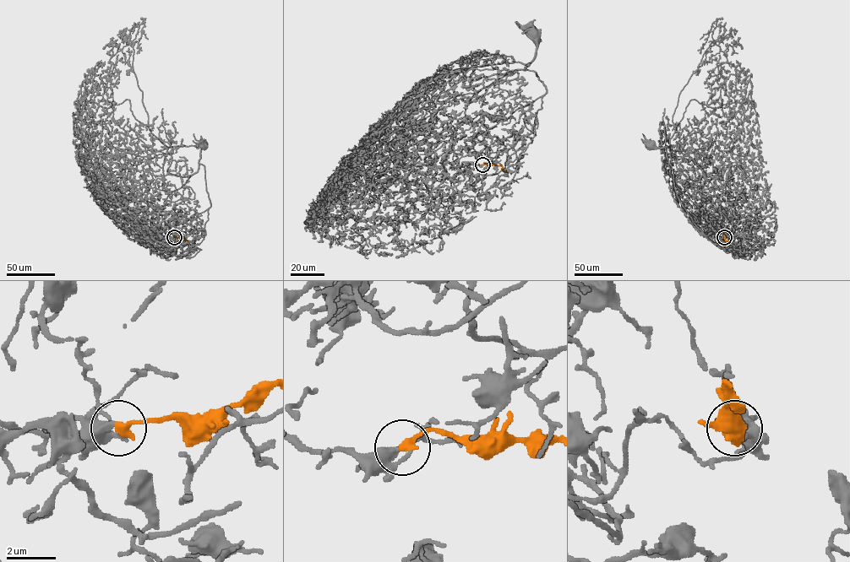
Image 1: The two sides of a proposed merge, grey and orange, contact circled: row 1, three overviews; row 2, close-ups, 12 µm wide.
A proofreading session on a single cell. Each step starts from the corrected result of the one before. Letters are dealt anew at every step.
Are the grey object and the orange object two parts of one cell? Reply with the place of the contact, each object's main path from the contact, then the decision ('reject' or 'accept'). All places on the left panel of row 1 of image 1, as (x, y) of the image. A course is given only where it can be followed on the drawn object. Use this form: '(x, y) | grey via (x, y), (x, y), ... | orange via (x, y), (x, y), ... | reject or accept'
(174, 237) | grey via (174, 237), (169, 236), (164, 240), (159, 236), (158, 215), (166, 197), (198, 170), (204, 145) | orange via (174, 237), (180, 235), (187, 241) | accept

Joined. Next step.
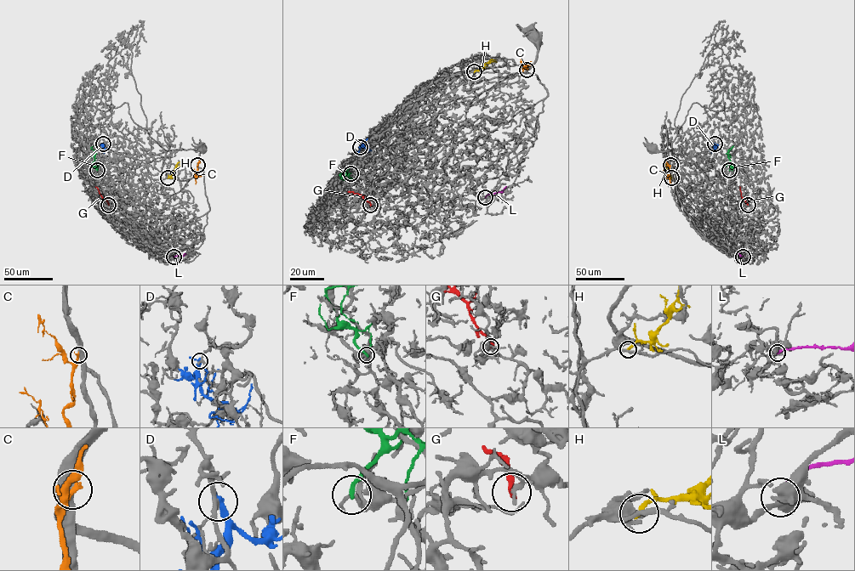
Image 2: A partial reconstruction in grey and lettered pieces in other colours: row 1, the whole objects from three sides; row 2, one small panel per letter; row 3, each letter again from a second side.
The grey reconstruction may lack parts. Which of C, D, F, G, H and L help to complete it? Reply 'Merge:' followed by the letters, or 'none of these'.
Merge: L

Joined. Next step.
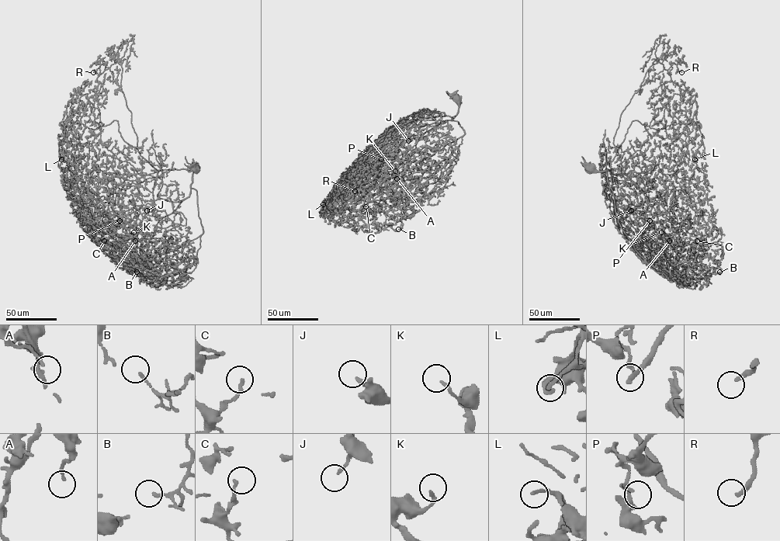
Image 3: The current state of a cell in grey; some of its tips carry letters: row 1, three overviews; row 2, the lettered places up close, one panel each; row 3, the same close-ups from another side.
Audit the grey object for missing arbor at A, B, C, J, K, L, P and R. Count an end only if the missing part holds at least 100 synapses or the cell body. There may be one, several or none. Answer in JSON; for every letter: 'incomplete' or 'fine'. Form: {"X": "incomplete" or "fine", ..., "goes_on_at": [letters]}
{"A": "fine", "B": "fine", "C": "fine", "J": "fine", "K": "fine", "L": "fine", "P": "fine", "R": "incomplete", "goes_on_at": ["R"]}

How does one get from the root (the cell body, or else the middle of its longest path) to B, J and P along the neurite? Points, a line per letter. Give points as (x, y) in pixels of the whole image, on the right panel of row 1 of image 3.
B: (590, 168), (606, 171), (615, 210), (683, 277), (705, 279), (719, 272)
J: (590, 168), (606, 171), (611, 199), (617, 212), (625, 218), (627, 214), (622, 207), (627, 213), (631, 210)
P: (590, 168), (606, 171), (611, 199), (621, 216), (625, 218), (632, 209), (636, 213), (644, 213), (650, 220)

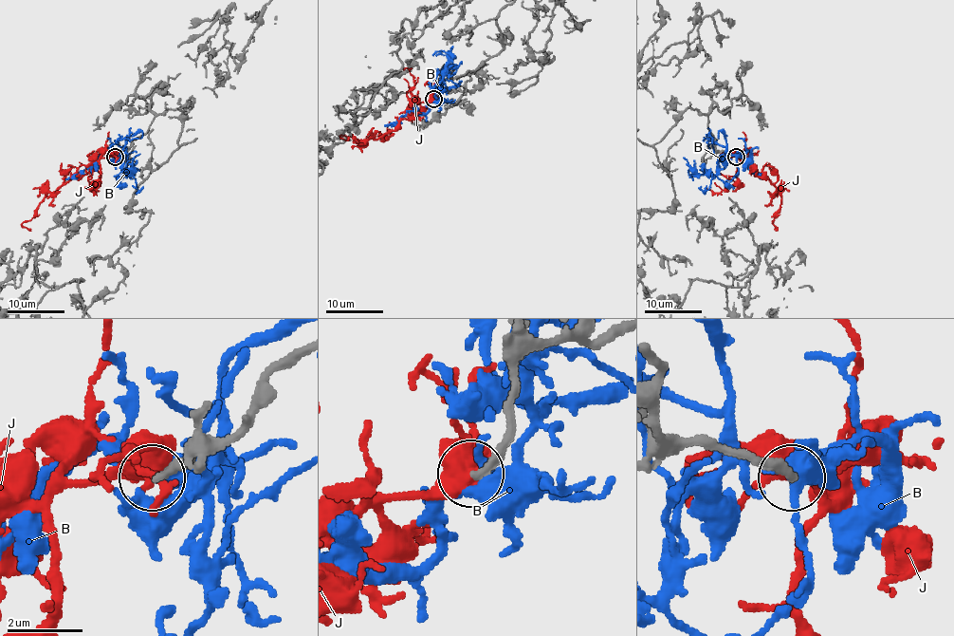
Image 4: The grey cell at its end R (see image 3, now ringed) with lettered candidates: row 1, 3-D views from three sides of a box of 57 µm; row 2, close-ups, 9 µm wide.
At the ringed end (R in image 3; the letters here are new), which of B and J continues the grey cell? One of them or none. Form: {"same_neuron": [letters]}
{"same_neuron": ["J"]}

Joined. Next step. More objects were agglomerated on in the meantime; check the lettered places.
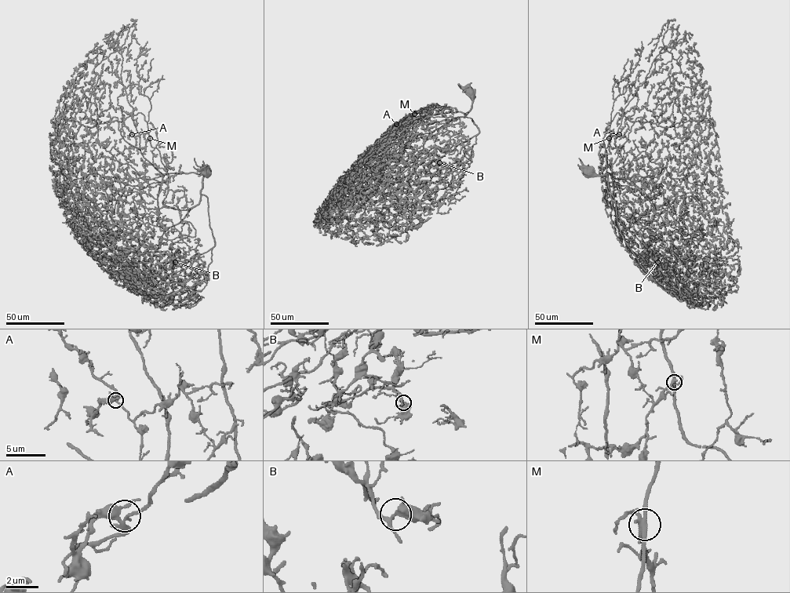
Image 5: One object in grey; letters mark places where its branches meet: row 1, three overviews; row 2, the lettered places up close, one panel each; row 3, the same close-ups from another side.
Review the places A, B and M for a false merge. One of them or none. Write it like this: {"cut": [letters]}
{"cut": []}

